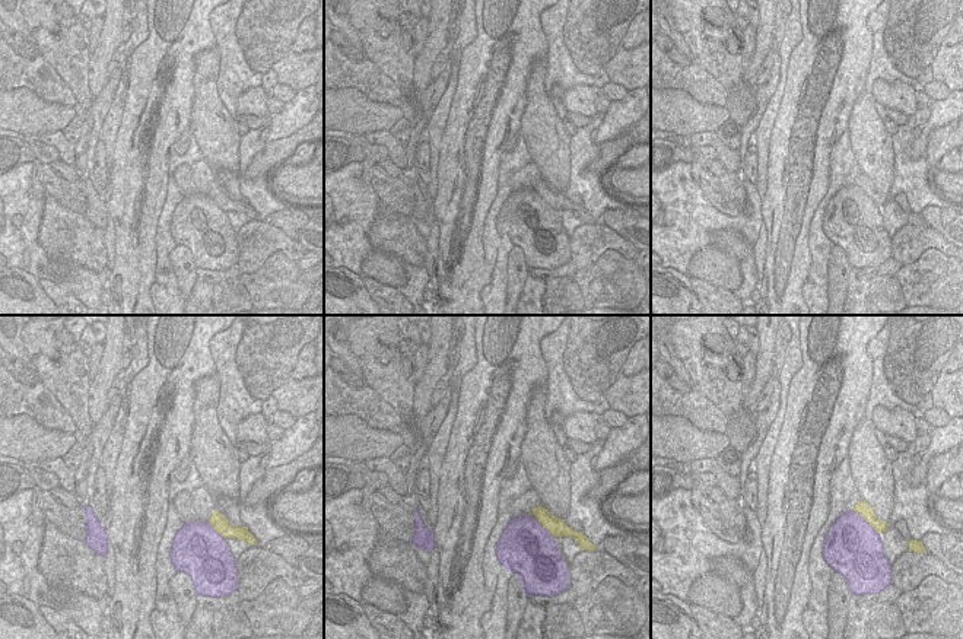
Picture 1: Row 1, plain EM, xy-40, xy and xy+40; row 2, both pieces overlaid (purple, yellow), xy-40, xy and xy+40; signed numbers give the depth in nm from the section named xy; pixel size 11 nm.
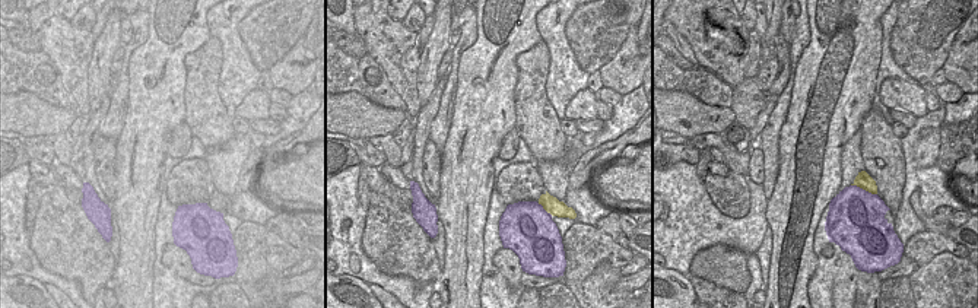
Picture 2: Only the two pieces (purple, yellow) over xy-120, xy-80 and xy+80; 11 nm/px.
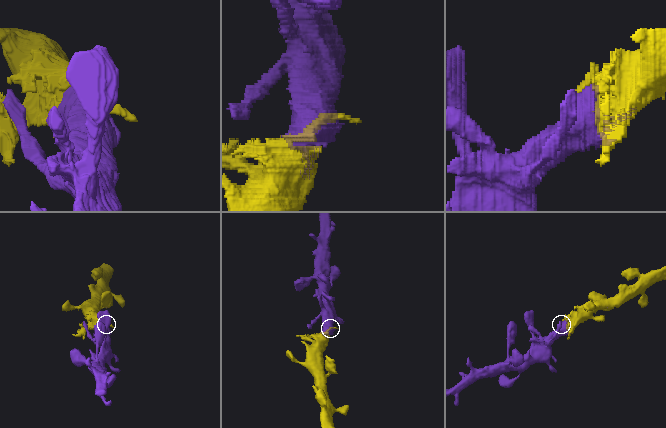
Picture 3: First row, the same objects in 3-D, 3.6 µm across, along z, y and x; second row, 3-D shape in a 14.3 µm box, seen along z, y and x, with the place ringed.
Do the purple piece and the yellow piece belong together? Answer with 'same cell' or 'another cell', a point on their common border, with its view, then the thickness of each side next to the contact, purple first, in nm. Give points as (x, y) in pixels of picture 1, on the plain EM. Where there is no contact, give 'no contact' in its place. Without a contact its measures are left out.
same cell | xy+40 (865, 194) | 500/160 nm

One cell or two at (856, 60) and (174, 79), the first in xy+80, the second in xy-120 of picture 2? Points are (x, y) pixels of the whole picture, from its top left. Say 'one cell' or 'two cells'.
one cell

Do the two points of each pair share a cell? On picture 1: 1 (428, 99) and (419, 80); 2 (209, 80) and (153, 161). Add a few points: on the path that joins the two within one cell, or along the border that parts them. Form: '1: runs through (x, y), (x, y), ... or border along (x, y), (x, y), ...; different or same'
1: border along (432, 82), (420, 92); different
2: border along (194, 73), (188, 126); different

